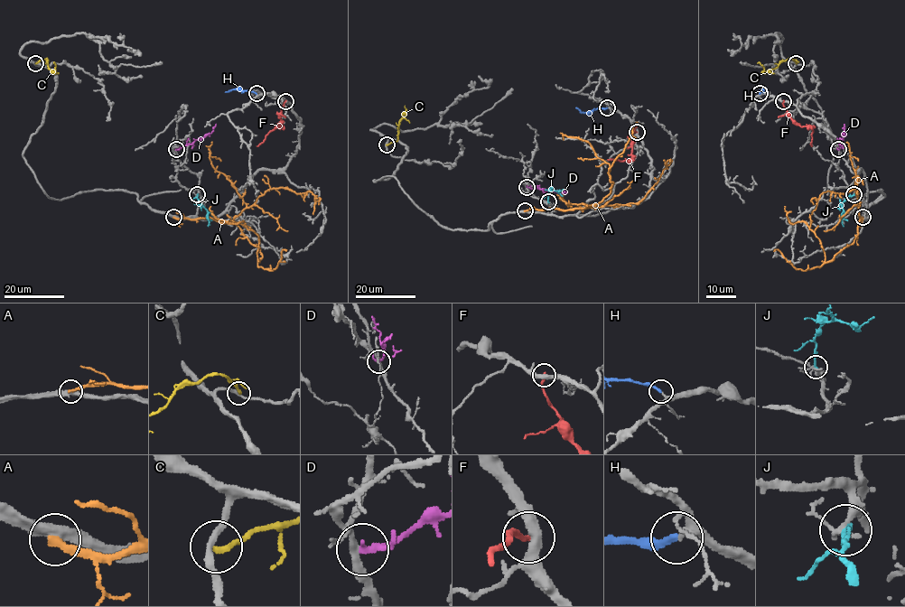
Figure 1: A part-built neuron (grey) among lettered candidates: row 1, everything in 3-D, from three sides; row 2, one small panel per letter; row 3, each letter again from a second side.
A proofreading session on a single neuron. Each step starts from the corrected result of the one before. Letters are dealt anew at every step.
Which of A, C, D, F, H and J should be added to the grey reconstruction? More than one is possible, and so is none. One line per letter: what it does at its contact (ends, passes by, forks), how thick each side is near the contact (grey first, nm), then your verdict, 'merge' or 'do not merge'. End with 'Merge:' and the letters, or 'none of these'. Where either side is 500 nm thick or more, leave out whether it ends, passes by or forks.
A: it ends there; 440 nm thick on the grey side, 300 nm on the other; do not merge
C: it ends there; 240 nm thick on the grey side, 240 nm on the other; do not merge
D: it passes by; 260 nm thick on the grey side, 150 nm on the other; do not merge
F: it ends there; 420 nm thick on the grey side, 240 nm on the other; do not merge
H: it ends there; 240 nm thick on the grey side, 240 nm on the other; merge
J: it ends there; 220 nm thick on the grey side, 220 nm on the other; do not merge
Merge: H

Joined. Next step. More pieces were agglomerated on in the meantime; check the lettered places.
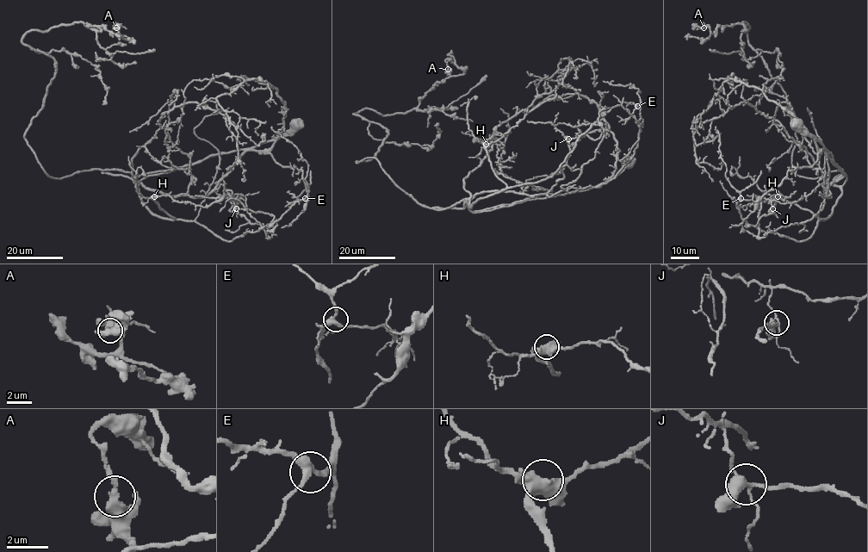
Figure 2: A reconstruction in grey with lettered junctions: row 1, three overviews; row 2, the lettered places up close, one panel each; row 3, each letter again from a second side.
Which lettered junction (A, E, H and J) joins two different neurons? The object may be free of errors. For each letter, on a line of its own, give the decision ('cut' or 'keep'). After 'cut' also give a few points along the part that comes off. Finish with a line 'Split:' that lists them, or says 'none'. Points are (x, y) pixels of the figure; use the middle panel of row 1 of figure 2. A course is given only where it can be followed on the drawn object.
A: keep
E: keep
H: keep
J: cut; foreign part runs (568, 139), (606, 126), (551, 176), (471, 207), (464, 179), (496, 128), (577, 59), (598, 83)
Split: J

